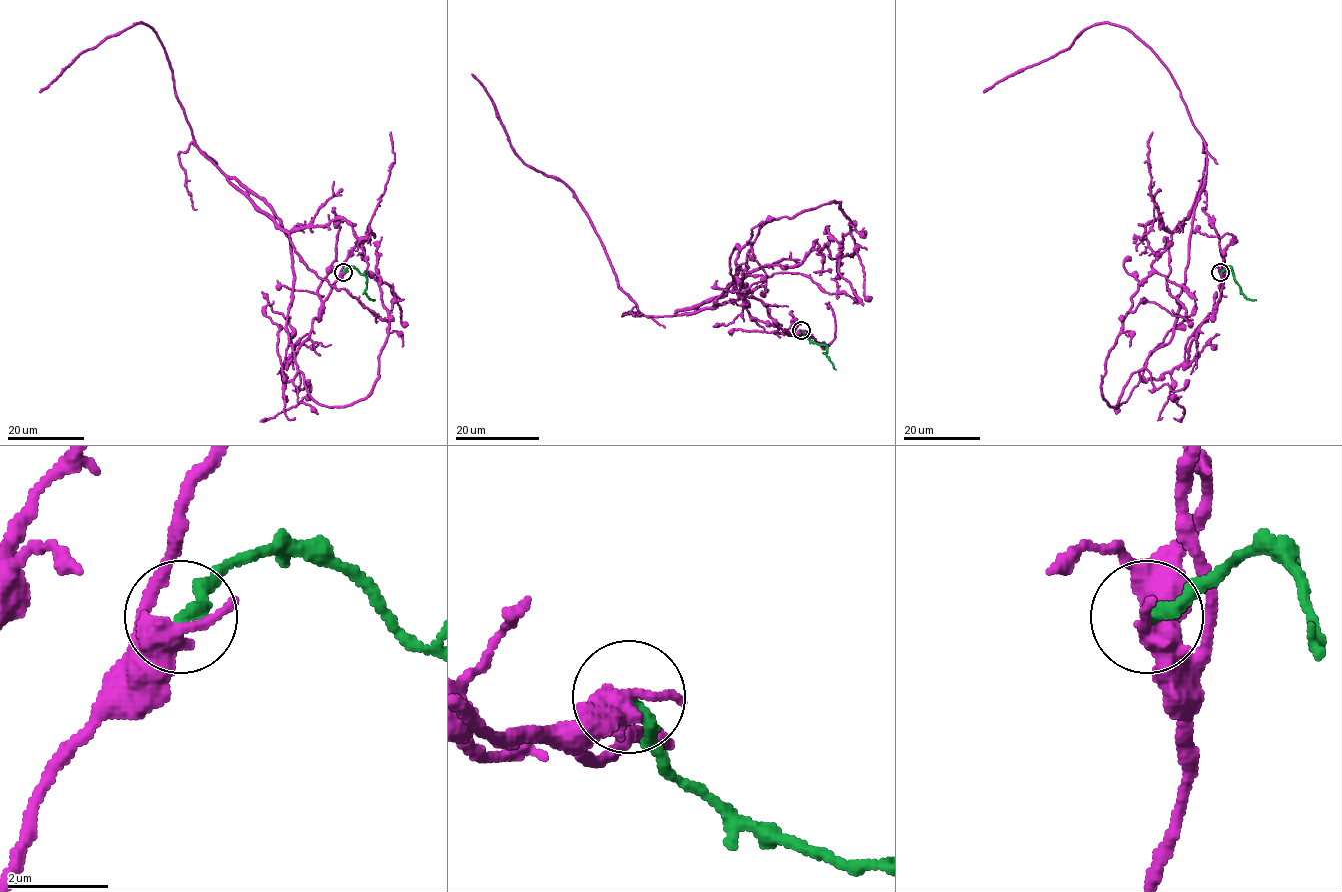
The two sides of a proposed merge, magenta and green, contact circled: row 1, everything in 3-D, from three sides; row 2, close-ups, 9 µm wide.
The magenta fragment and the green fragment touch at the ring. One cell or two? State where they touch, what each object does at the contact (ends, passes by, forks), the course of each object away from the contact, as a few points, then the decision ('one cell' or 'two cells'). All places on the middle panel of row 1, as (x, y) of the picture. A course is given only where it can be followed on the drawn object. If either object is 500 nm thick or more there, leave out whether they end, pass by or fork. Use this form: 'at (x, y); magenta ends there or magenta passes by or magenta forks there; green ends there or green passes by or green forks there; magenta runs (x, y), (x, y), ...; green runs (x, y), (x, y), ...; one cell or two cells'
at (801, 330); magenta runs (802, 330), (784, 331), (736, 287), (748, 243), (744, 297), (645, 315), (574, 194), (515, 152), (472, 74); green runs (802, 330), (806, 337), (827, 347), (825, 354), (835, 369); two cells

